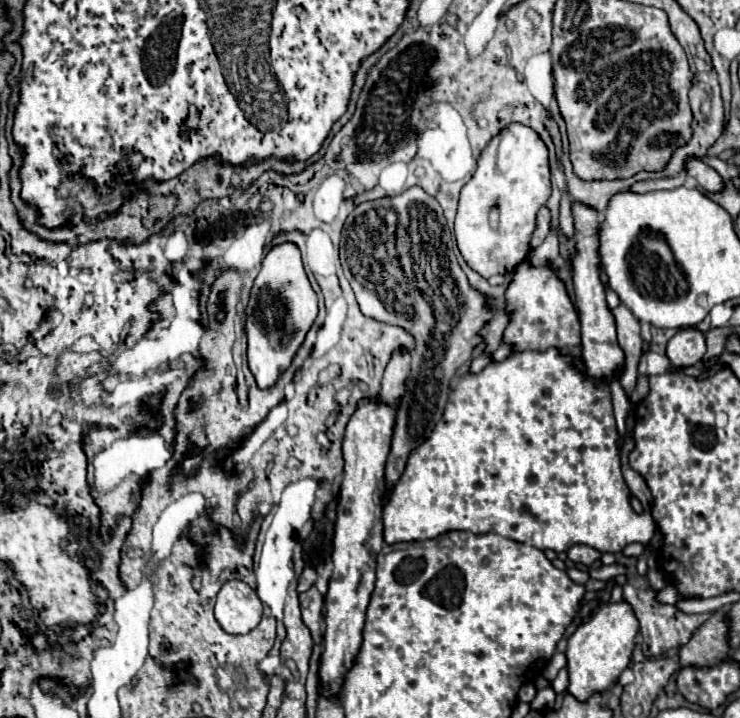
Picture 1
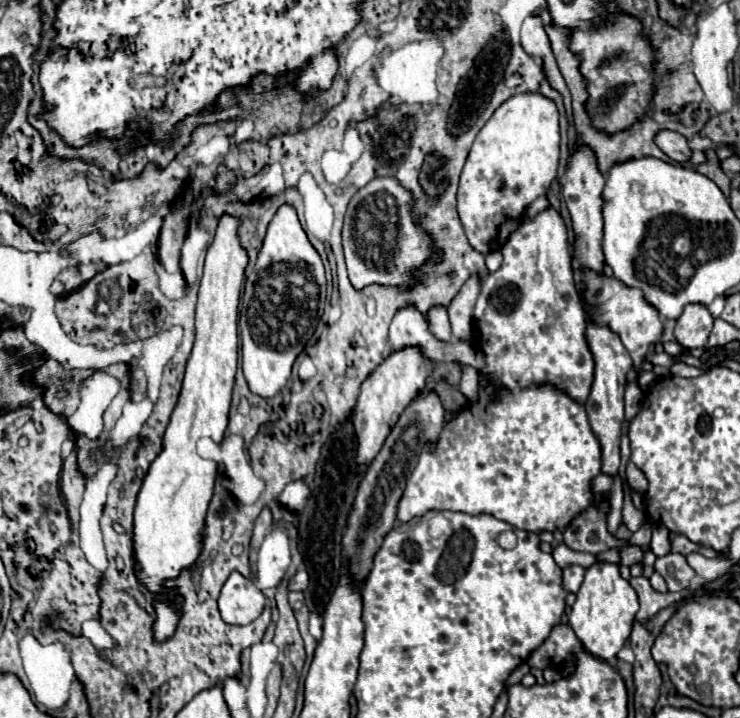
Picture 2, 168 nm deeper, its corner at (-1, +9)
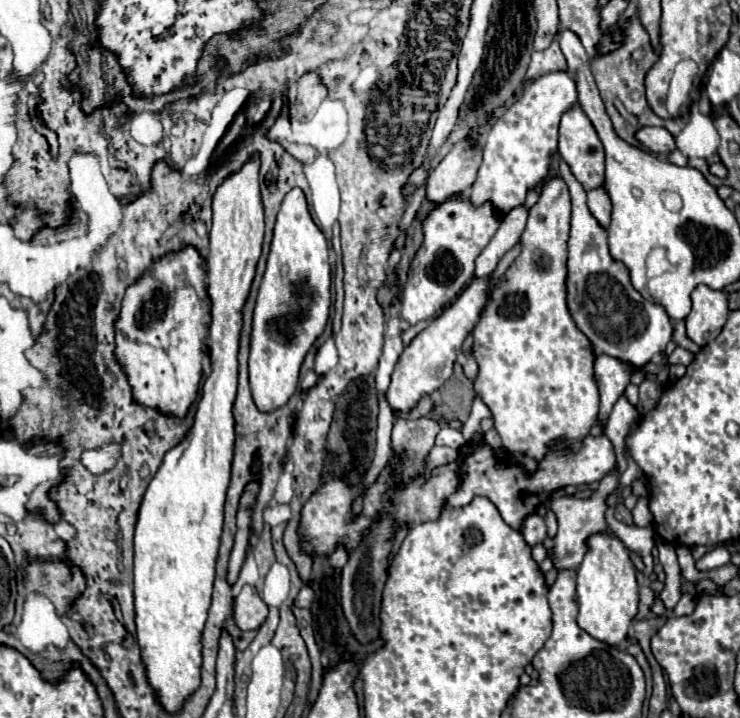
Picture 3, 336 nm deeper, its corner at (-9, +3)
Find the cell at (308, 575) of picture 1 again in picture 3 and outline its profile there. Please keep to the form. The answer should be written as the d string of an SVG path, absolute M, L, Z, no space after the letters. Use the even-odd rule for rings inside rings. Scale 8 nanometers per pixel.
M306 584L306 586L302 586L300 594L296 596L296 600L294 600L294 606L298 606L298 608L310 608L312 600L314 600L314 594L312 594L312 588L310 588L310 586Z

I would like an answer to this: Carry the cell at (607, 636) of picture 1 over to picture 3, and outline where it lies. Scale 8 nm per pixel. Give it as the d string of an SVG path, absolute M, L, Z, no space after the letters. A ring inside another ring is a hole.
M610 530L596 532L586 540L586 554L578 566L576 578L576 604L578 604L578 626L596 640L610 646L620 646L628 636L628 628L638 610L638 584L636 568L630 560L628 548Z

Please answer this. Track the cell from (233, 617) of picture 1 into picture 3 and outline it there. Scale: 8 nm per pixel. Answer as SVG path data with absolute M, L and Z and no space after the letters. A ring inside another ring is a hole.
M244 586L234 602L234 622L240 630L258 630L268 616L268 606L264 606L254 586Z

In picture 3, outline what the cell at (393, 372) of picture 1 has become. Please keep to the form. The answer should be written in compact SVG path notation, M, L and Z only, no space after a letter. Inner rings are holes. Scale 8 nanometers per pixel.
M466 192L452 194L440 202L422 222L424 242L410 264L408 282L402 292L400 316L410 324L416 324L420 320L430 322L444 304L454 300L456 294L472 280L474 262L498 230L500 220L502 216L492 202L474 206Z

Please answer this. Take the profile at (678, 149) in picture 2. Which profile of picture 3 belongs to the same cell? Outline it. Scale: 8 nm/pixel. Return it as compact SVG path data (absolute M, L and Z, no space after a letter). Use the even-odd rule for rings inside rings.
M644 126L640 128L634 138L646 146L648 150L656 152L656 154L668 154L670 150L676 148L672 134L666 128L652 128L652 126Z

